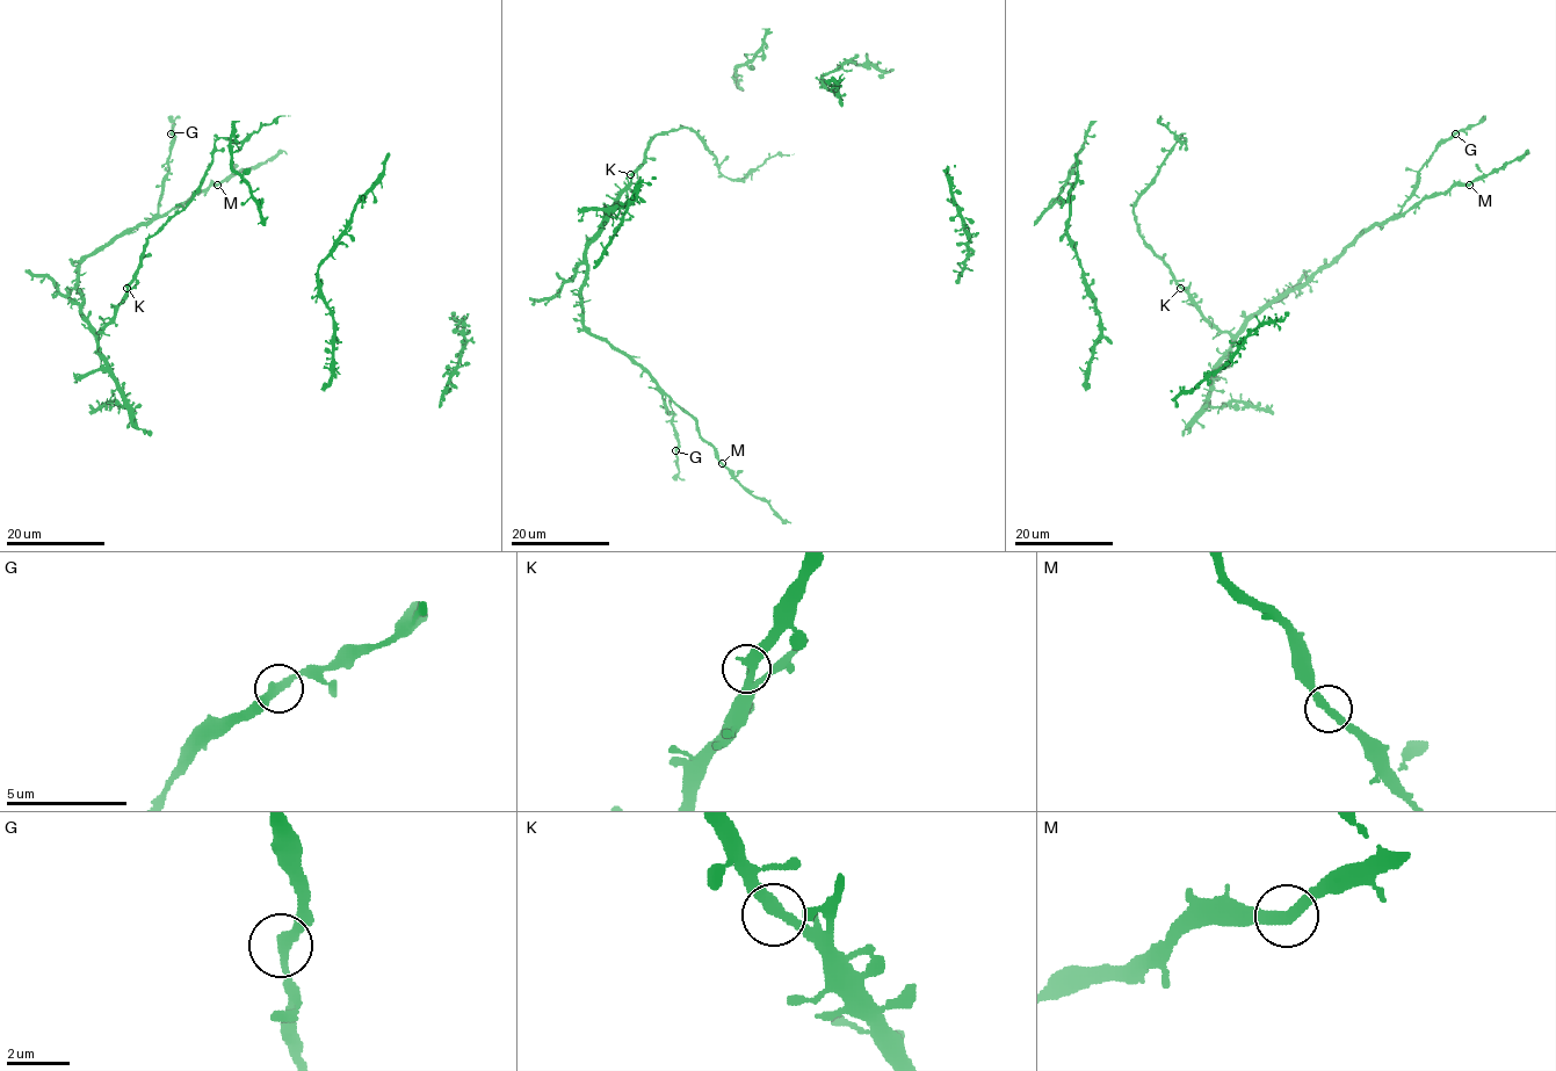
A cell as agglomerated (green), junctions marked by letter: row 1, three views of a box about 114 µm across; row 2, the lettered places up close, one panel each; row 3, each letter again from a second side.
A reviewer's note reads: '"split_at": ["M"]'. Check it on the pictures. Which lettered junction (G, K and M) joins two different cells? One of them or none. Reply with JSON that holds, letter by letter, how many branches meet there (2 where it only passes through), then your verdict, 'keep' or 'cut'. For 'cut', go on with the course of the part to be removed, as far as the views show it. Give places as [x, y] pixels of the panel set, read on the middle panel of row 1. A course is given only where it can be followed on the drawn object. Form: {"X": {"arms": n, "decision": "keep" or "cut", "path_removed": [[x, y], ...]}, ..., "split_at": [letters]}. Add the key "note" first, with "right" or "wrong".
{"note": "wrong", "G": {"arms": 2, "decision": "keep"}, "K": {"arms": 2, "decision": "keep"}, "M": {"arms": 2, "decision": "keep"}, "split_at": []}

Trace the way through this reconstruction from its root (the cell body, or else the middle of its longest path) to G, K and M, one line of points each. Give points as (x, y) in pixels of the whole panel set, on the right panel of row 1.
G: (1181, 138), (1133, 210), (1136, 230), (1194, 306), (1235, 334), (1365, 230), (1394, 217), (1420, 166), (1455, 134)
K: (1181, 138), (1133, 210), (1144, 244), (1165, 265), (1180, 288)
M: (1181, 138), (1133, 210), (1136, 230), (1194, 306), (1235, 334), (1365, 230), (1469, 183)

